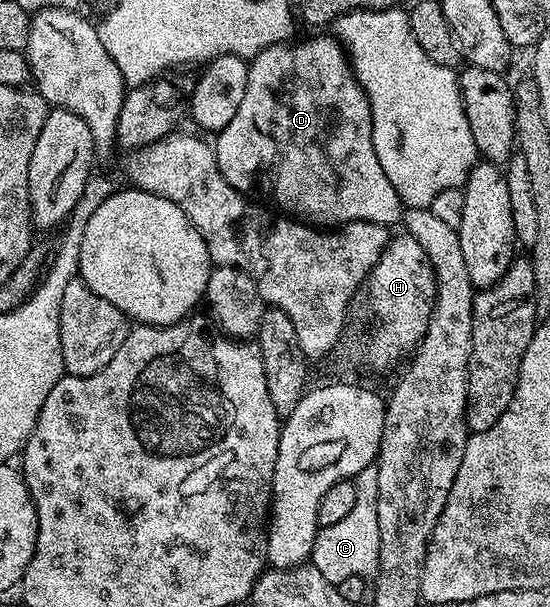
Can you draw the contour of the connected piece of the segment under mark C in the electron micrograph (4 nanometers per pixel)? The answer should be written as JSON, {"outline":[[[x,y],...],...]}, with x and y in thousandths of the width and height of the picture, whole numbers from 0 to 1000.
{"outline":[[[684,773],[653,778],[642,794],[645,830],[613,863],[585,867],[567,900],[564,928],[576,934],[596,960],[613,964],[636,949],[676,954],[689,936],[689,843],[685,842],[685,806],[689,784]]]}

